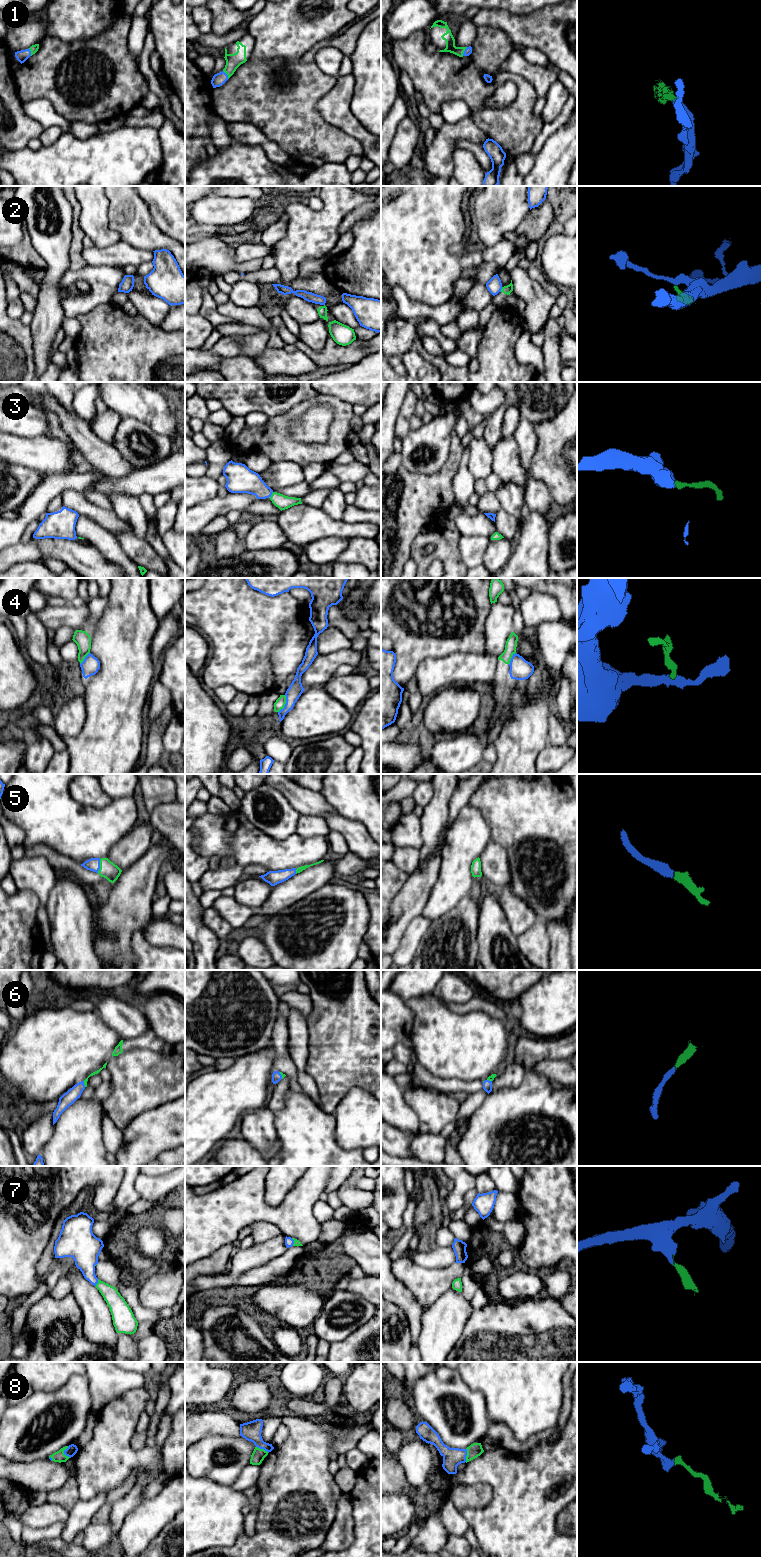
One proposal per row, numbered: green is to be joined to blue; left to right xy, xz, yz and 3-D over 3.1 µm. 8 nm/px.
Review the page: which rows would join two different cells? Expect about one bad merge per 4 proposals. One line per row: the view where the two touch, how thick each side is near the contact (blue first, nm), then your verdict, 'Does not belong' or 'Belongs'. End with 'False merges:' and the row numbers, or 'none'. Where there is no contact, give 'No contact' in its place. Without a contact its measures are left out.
1: Touches blue in yz. Thickness 60 nm (blue) against 80 nm. Belongs
2: Touches blue in yz. Thickness 120 nm (blue) against 70 nm. Does not belong
3: Touches blue in xz. Thickness 200 nm (blue) against 120 nm. Belongs
4: Touches blue in xz. Thickness 120 nm (blue) against 80 nm. Does not belong
5: Touches blue in xy. Thickness 110 nm (blue) against 140 nm. Belongs
6: Touches blue in xy. Thickness 110 nm (blue) against 30 nm. Belongs
7: Touches blue in xy. Thickness 200 nm (blue) against 140 nm. Belongs
8: Touches blue in xy. Thickness 90 nm (blue) against 90 nm. Belongs
False merges: 2, 4

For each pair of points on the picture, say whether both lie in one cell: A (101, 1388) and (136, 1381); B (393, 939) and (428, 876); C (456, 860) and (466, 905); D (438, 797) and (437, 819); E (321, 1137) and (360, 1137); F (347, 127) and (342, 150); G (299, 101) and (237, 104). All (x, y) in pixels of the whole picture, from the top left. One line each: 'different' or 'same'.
A: same
B: same
C: different
D: same
E: different
F: different
G: same

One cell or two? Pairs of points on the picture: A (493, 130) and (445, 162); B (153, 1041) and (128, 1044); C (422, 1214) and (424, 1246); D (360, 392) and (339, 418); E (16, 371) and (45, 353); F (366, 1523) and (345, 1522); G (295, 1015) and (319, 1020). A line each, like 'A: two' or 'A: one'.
A: two
B: one
C: one
D: two
E: two
F: two
G: two

